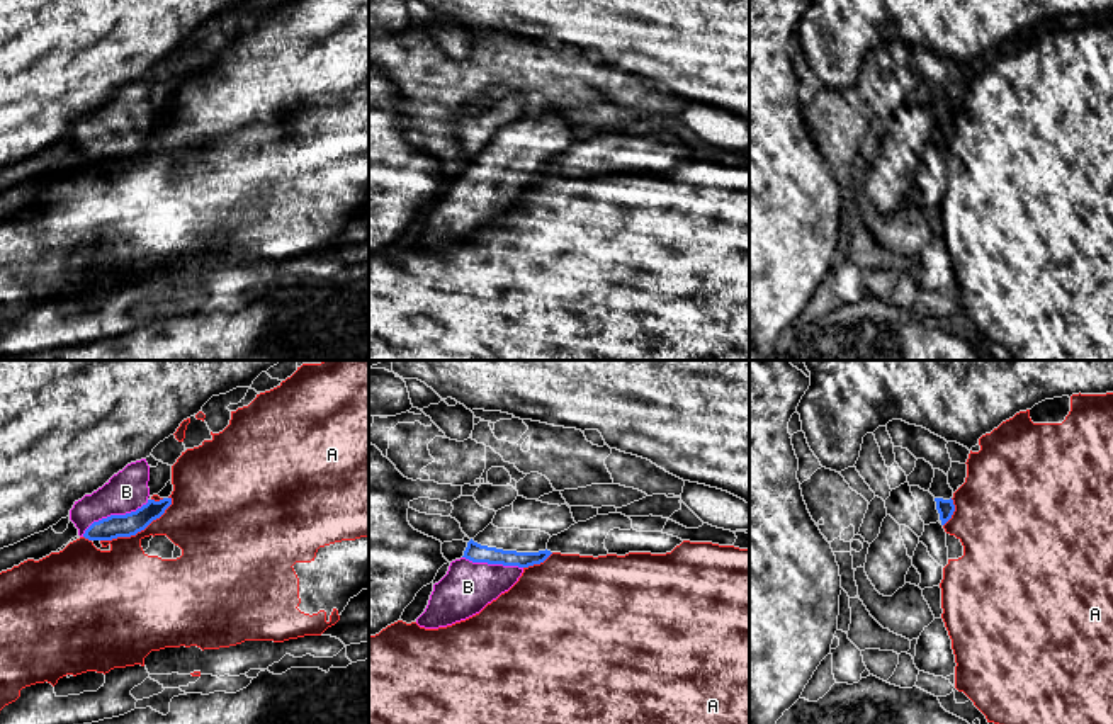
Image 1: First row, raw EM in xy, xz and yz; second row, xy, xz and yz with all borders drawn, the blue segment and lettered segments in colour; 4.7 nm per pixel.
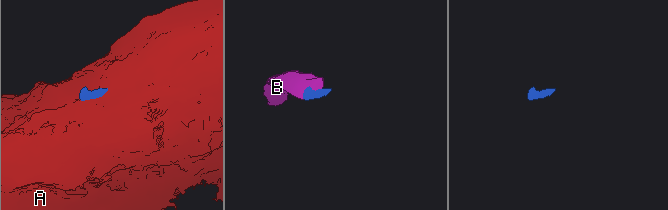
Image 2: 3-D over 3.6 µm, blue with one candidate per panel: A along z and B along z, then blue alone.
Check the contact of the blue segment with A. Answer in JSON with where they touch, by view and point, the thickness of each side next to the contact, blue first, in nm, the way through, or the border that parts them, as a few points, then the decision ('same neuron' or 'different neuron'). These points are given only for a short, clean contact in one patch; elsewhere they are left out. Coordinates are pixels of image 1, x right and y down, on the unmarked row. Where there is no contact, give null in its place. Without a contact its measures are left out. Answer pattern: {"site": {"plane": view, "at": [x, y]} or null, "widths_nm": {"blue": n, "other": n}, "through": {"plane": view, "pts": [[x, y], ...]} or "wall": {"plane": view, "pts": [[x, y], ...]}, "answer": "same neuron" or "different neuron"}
{"site": {"plane": "xy", "at": [138, 150]}, "widths_nm": {"blue": 110, "other": 340}, "wall": {"plane": "xy", "pts": [[172, 118], [172, 123], [158, 136], [135, 153], [101, 160]]}, "answer": "different neuron"}

